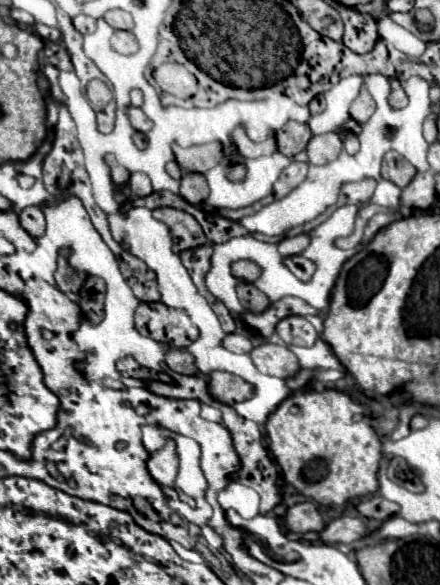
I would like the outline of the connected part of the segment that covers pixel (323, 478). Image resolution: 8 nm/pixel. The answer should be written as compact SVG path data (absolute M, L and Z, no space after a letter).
M326 388L322 392L306 390L288 396L268 418L266 424L270 450L282 466L284 480L292 484L302 496L314 498L322 506L342 506L352 498L374 494L378 490L378 468L382 458L382 442L370 424L366 406L356 402L350 394Z

